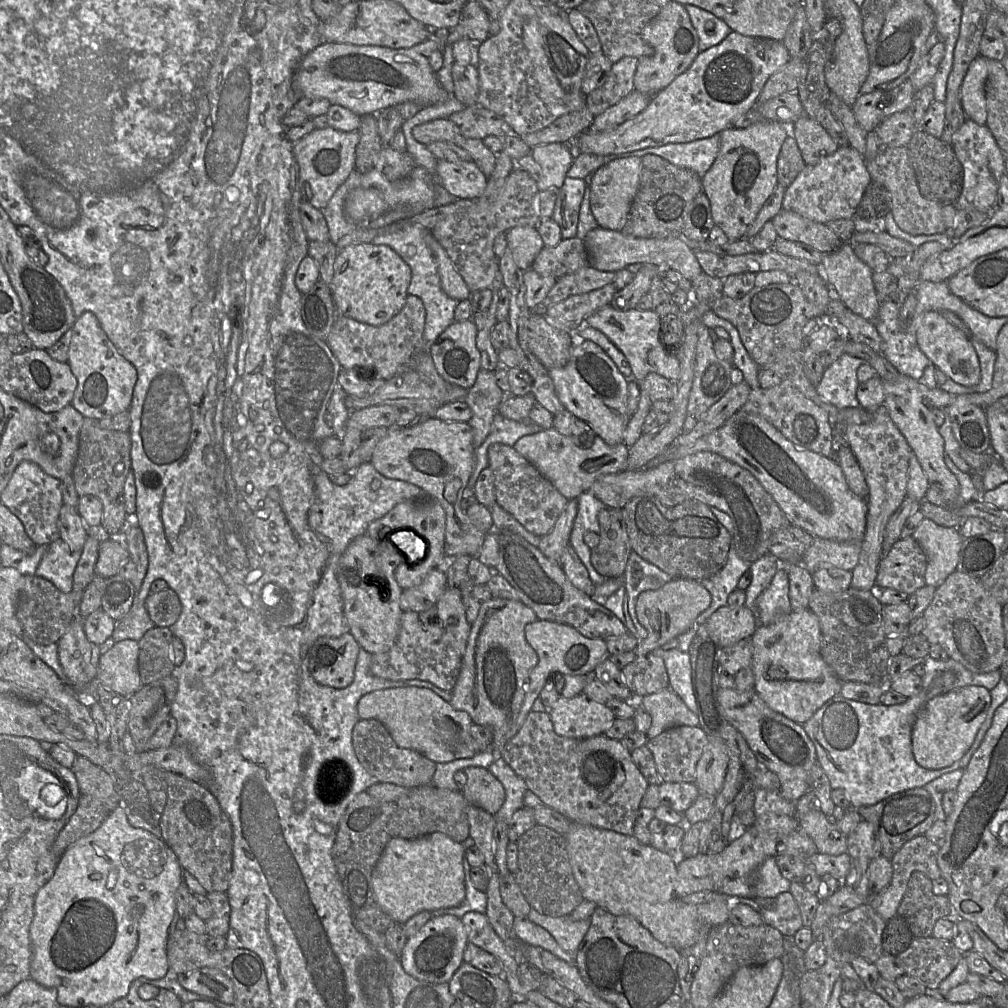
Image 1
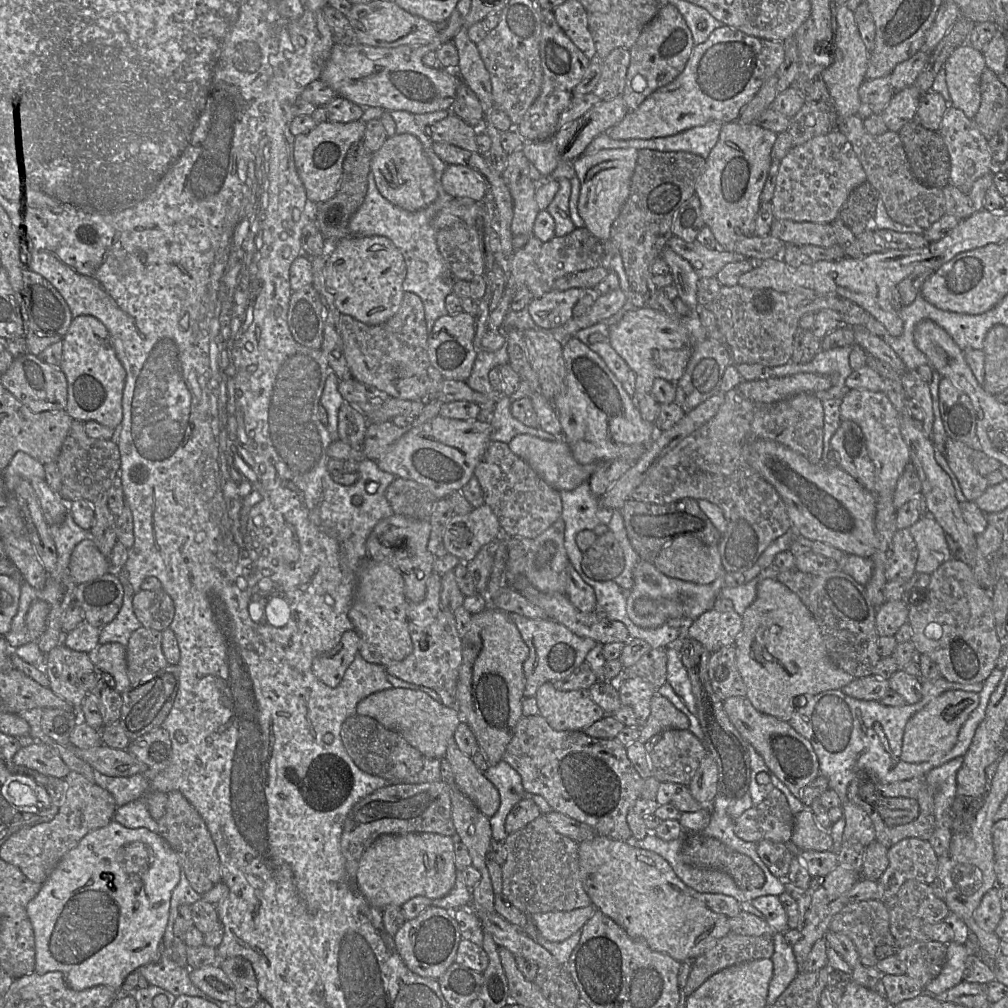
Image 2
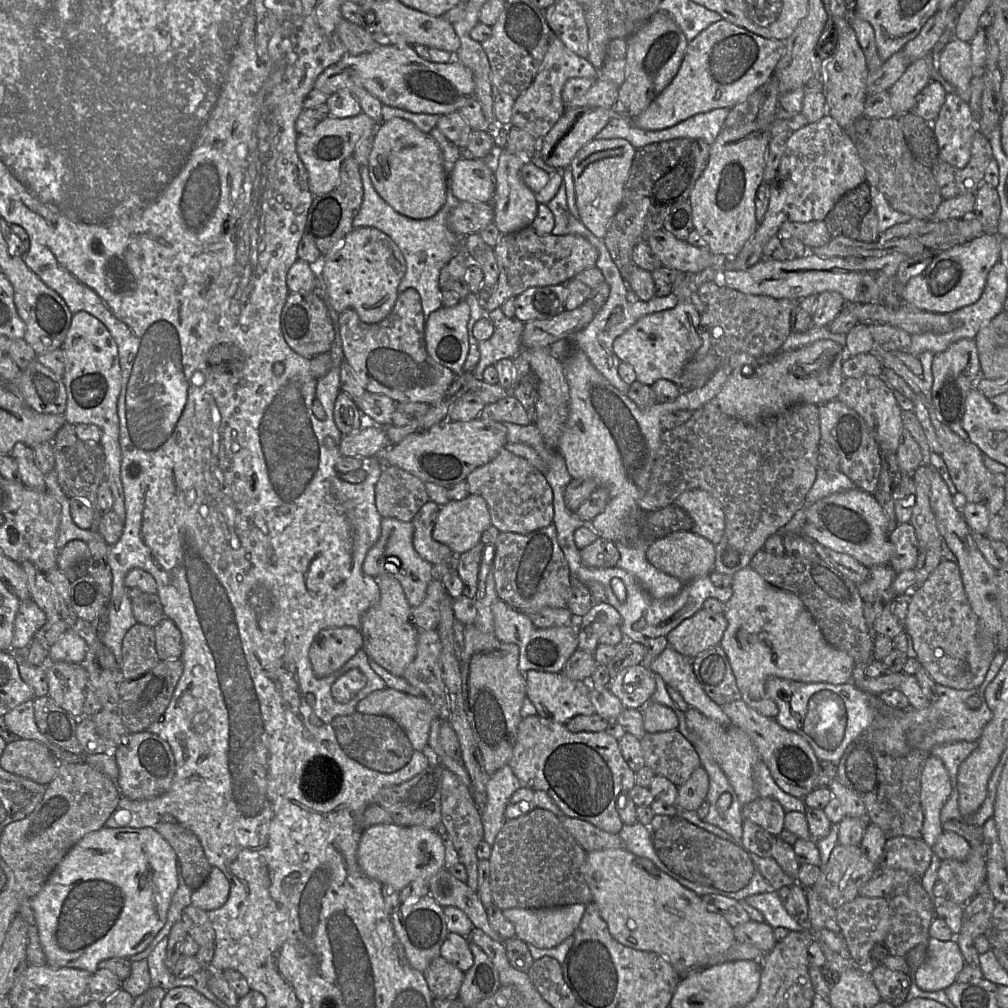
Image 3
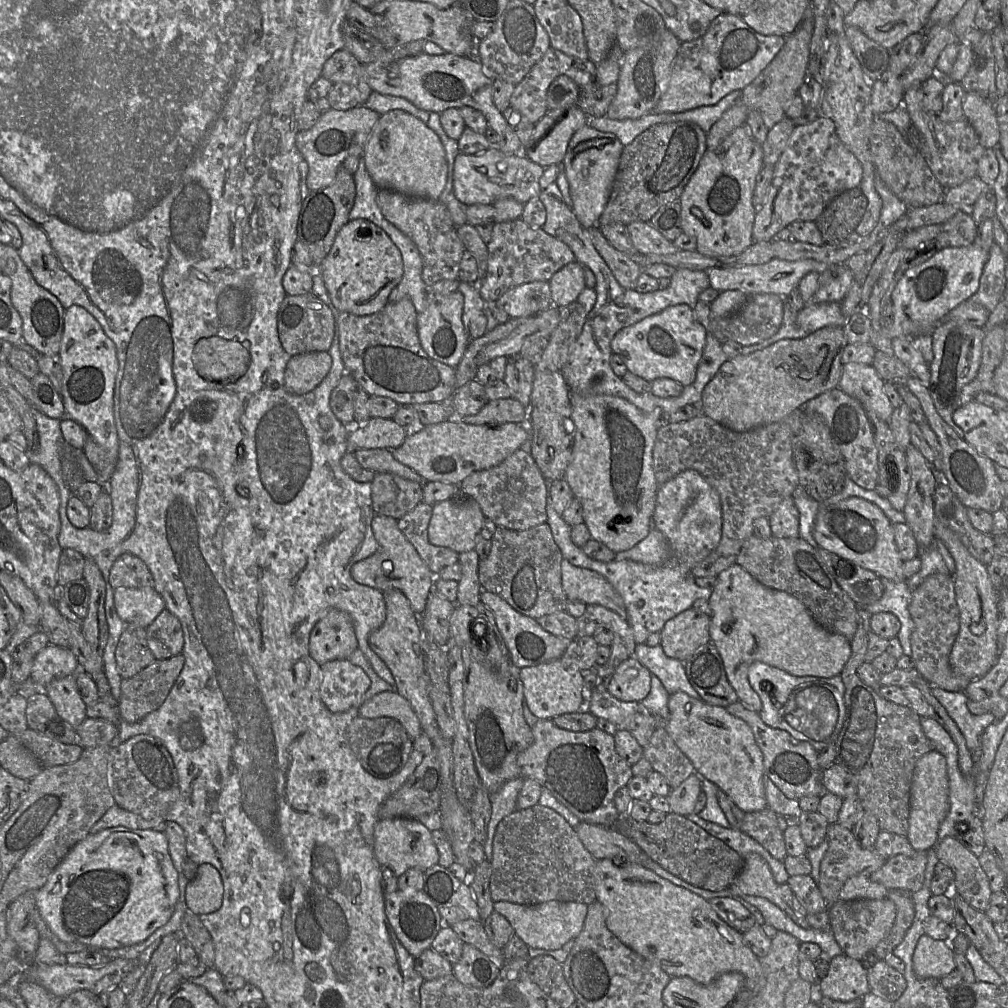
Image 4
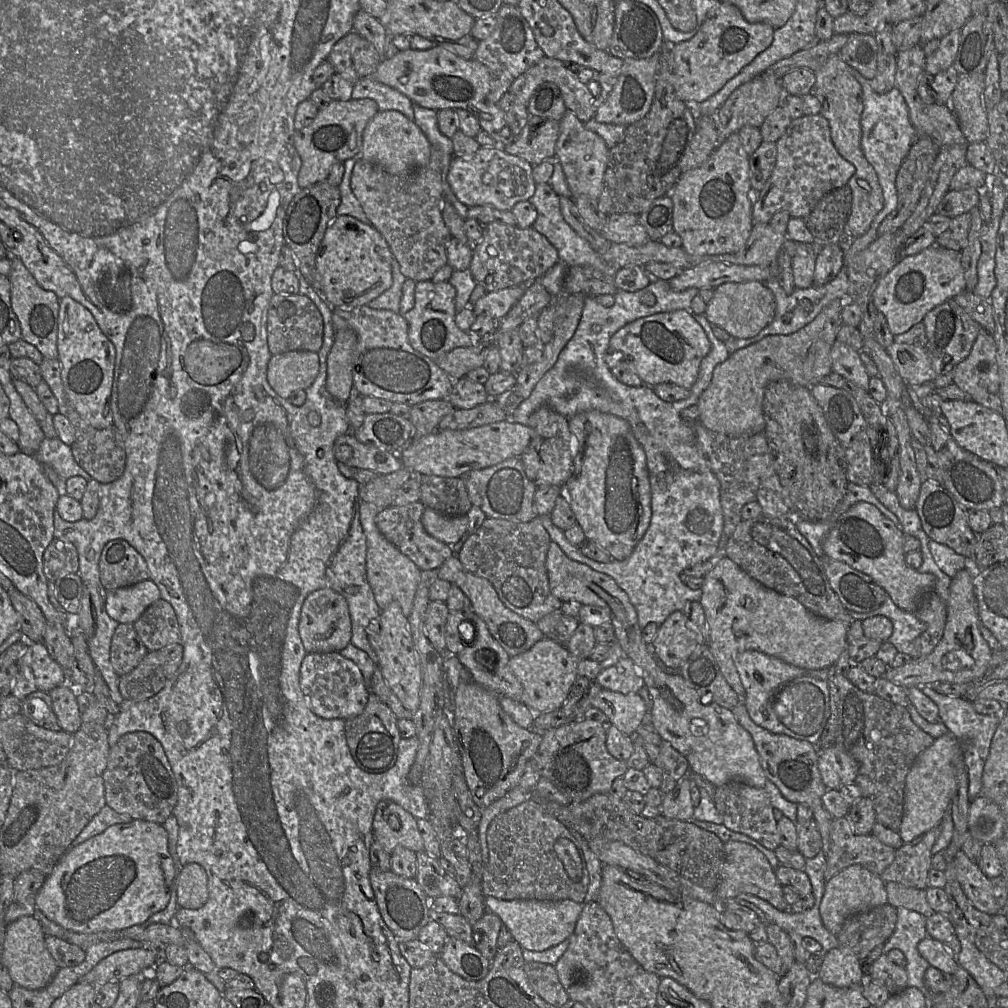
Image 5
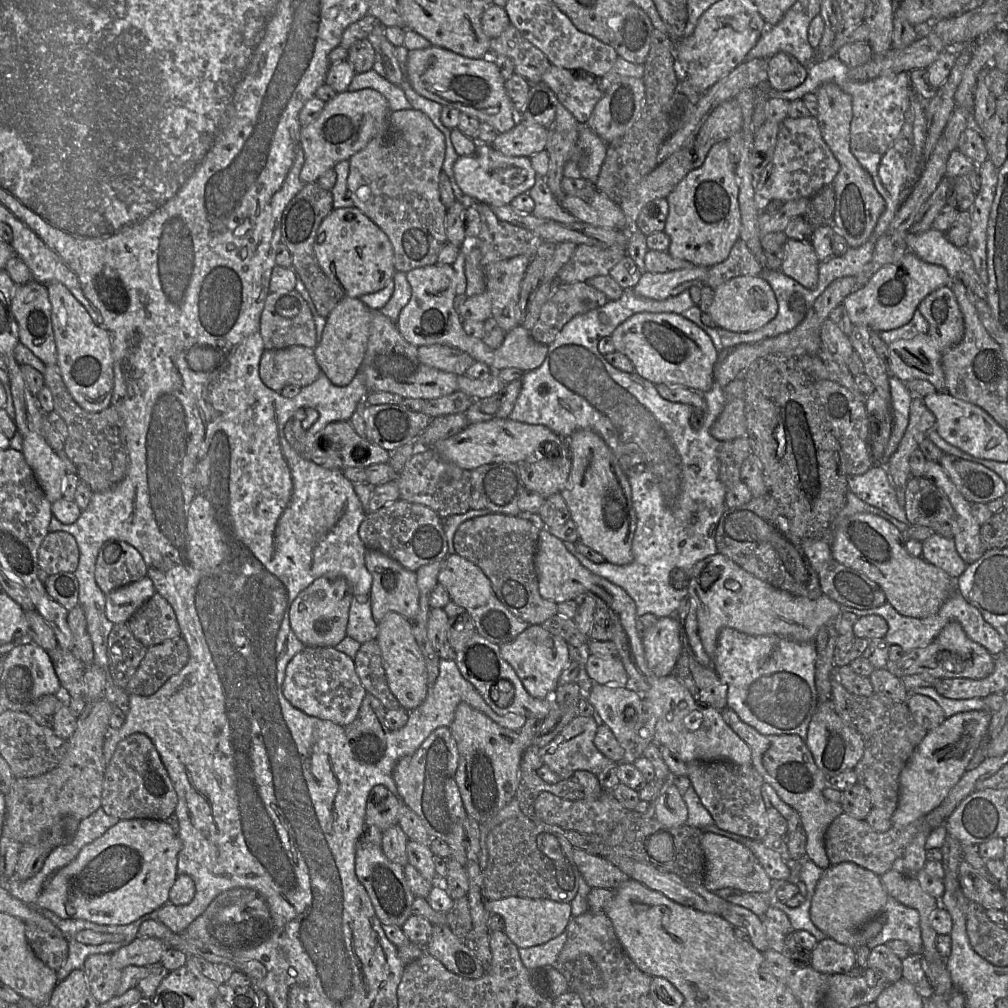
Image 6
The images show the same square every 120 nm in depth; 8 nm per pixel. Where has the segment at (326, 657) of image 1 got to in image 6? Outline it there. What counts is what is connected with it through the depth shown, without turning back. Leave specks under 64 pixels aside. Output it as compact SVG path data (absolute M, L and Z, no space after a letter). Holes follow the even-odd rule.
M317 578L298 594L291 605L289 616L293 632L305 646L335 647L347 636L352 598L352 589L345 579Z

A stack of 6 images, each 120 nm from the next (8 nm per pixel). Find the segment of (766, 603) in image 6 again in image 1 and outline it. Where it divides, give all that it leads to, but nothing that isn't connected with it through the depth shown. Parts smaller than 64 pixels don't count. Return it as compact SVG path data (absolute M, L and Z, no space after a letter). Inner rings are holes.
M809 608L780 616L775 622L759 624L751 636L753 645L752 669L754 690L772 710L788 719L803 724L828 700L840 694L843 681L821 656L822 634L817 615Z

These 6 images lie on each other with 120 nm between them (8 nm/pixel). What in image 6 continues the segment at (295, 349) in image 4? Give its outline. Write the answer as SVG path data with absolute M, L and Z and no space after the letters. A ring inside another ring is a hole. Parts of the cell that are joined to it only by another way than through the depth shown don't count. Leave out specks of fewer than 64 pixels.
M295 290L268 294L261 313L260 332L266 350L284 349L291 346L314 349L317 345L313 315L307 302Z

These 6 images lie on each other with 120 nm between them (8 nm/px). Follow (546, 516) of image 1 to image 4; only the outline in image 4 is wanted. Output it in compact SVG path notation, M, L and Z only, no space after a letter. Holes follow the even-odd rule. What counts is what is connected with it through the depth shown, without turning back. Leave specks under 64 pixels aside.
M516 450L500 464L471 473L459 484L461 493L474 499L484 516L496 526L527 530L546 523L547 482L532 456Z

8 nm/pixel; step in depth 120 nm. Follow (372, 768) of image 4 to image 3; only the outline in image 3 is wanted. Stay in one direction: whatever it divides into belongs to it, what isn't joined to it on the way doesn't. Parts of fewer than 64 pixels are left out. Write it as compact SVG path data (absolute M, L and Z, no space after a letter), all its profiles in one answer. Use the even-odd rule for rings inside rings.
M354 712L336 717L332 726L337 742L345 753L359 764L377 772L396 772L410 761L415 751L404 730L387 716Z

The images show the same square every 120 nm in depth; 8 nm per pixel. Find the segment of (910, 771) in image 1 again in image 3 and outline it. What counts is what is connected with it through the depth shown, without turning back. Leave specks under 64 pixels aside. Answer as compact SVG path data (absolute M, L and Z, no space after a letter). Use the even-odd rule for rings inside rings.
M768 677L765 682L765 691L779 709L775 717L776 721L783 728L799 734L808 742L819 761L830 761L837 766L847 746L863 734L868 734L878 749L884 753L893 757L902 757L912 749L930 752L937 745L959 741L977 741L984 727L993 717L993 713L987 704L978 709L968 707L966 700L975 694L979 696L978 688L969 690L954 689L937 683L933 700L930 701L927 708L921 710L912 707L898 709L889 706L879 696L866 693L850 682L834 685L825 682L804 683L778 677Z

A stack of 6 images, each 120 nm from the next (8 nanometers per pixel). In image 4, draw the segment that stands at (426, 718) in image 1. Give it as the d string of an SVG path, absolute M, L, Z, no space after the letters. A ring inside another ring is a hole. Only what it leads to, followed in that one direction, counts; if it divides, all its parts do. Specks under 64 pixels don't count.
M395 690L375 694L358 707L364 718L390 717L399 721L410 739L422 733L422 727L410 703Z

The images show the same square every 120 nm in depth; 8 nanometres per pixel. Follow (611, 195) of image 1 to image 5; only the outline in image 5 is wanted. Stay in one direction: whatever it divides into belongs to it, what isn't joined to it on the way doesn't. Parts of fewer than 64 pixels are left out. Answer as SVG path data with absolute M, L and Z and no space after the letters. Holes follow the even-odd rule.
M567 110L564 113L560 120L555 155L562 165L572 198L586 196L598 200L603 189L609 151L605 141L598 134L586 129L573 112Z

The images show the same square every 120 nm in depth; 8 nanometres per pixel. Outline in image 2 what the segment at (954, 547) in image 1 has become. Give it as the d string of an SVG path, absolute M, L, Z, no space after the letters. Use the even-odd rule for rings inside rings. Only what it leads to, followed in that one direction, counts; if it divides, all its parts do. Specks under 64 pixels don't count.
M928 510L927 515L908 529L918 549L916 572L931 575L942 563L952 558L946 533Z

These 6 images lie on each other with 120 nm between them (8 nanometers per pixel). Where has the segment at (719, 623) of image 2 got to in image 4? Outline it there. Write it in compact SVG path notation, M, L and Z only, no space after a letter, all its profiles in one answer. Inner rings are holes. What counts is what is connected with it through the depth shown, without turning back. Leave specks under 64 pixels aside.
M689 608L669 619L660 632L664 653L681 661L710 642L710 616Z

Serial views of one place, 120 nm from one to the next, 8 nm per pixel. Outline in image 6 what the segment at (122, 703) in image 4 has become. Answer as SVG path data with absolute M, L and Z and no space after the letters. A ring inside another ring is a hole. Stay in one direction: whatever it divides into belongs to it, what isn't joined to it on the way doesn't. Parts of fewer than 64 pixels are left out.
M182 636L148 647L124 690L128 695L151 696L188 660L189 648Z

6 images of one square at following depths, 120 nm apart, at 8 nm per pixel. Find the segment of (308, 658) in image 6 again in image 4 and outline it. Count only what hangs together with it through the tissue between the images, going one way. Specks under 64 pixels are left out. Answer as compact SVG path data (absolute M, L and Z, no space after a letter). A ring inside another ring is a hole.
M347 659L332 660L320 665L322 671L322 681L320 685L320 698L324 705L332 713L342 713L353 706L357 706L358 701L368 689L370 680L360 666L356 666Z

